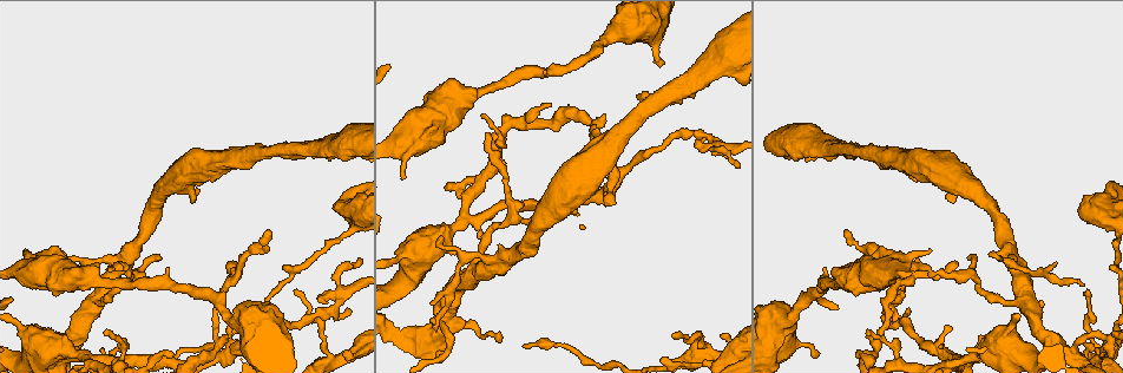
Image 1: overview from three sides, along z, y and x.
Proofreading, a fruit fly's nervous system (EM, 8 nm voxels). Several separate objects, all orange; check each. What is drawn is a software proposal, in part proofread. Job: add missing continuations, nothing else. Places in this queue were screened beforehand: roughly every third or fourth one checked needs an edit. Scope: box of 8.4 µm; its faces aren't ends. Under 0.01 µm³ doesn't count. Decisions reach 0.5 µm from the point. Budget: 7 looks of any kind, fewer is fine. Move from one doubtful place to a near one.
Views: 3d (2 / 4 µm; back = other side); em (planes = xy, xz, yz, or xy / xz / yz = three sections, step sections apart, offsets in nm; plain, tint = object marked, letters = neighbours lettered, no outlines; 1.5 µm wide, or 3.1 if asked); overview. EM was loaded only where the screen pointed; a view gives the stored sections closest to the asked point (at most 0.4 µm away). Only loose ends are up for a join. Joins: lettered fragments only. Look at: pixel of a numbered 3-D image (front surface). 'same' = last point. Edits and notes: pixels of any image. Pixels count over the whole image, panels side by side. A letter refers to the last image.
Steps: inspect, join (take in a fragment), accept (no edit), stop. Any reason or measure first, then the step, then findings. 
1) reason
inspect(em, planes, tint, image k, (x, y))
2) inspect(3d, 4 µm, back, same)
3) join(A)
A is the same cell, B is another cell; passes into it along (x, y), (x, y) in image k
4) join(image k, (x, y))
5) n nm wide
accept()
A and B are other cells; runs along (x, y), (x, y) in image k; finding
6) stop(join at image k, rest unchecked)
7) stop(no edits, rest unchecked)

free end
inspect(em, planes, plain, image 1, (402, 177))

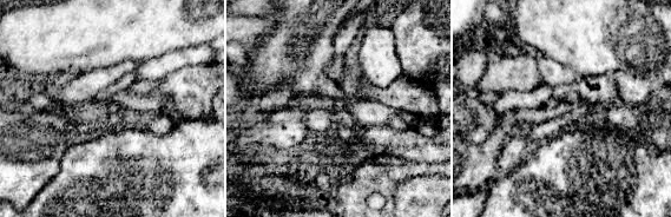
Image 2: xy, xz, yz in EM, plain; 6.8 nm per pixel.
what lies round it
inspect(em, planes, letters, same)

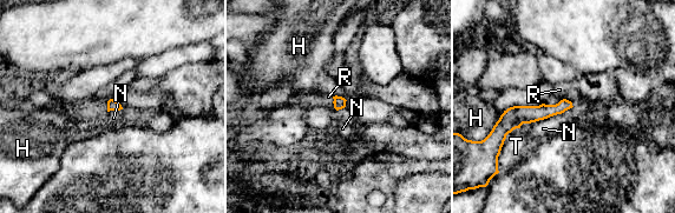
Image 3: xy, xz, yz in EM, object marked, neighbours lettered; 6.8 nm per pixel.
accept()
H, N, R and T are other cells; runs along (569, 105), (518, 114), (499, 128) in image 3; none of them fits

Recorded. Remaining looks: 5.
tapers out
inspect(em, planes, tint, image 1, (430, 302))

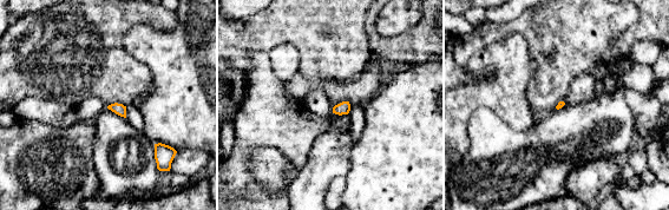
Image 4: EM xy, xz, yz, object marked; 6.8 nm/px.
what lies round it
inspect(em, planes, letters, same)

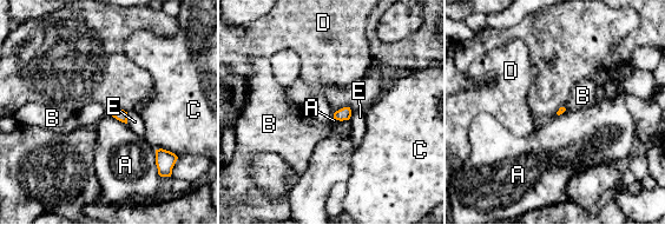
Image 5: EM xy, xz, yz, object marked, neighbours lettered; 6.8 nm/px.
accept()
A, B, C, D and E are other cells; border along (155, 150), (155, 164), (158, 174) in image 5; no lettered fragment goes on from it

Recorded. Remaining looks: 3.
an open end
inspect(3d, 4 µm, back, image 1, (499, 340))

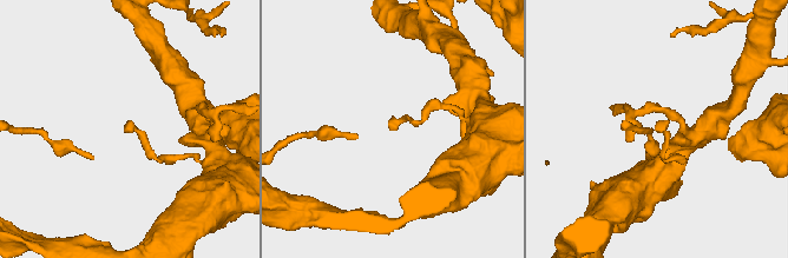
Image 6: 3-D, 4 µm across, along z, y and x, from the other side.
inspect(em, planes, plain, image 6, (129, 124))

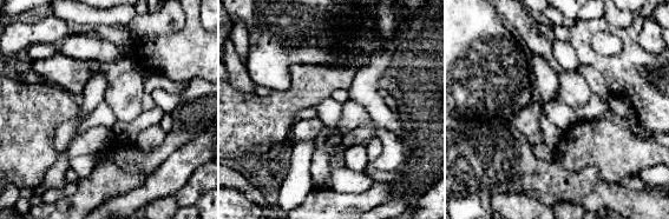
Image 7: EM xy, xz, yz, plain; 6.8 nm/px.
inspect(em, planes, letters, same)

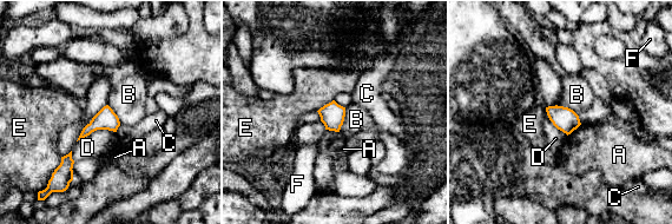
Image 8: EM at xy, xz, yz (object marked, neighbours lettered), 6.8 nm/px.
140 nm wide
accept()
A, B, C, D, E and F are other cells; no lettered fragment goes on from it

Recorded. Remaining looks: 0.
stop(no edits, rest unchecked)

